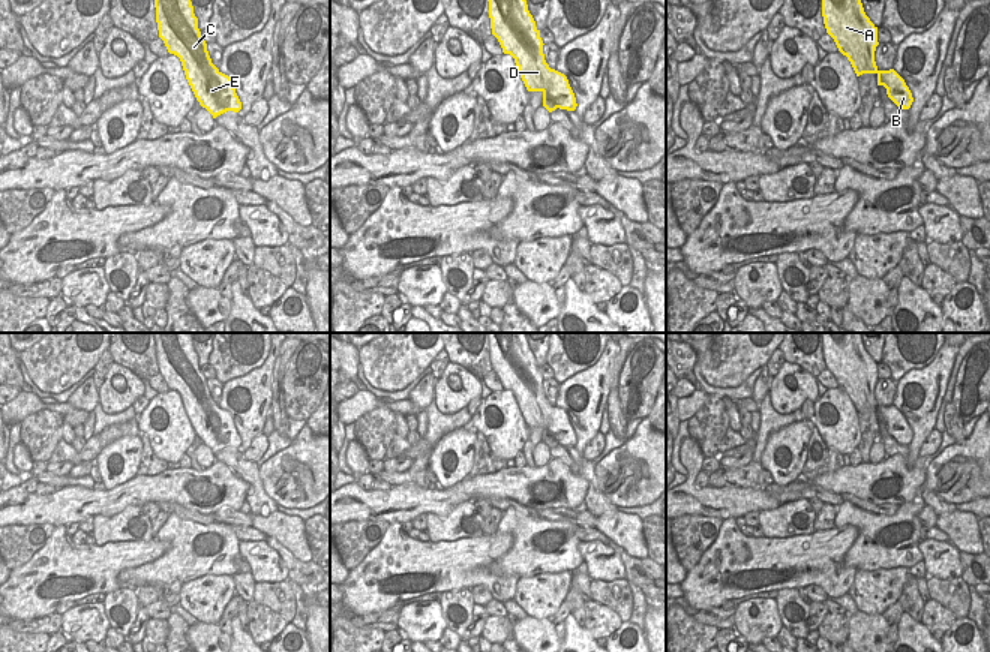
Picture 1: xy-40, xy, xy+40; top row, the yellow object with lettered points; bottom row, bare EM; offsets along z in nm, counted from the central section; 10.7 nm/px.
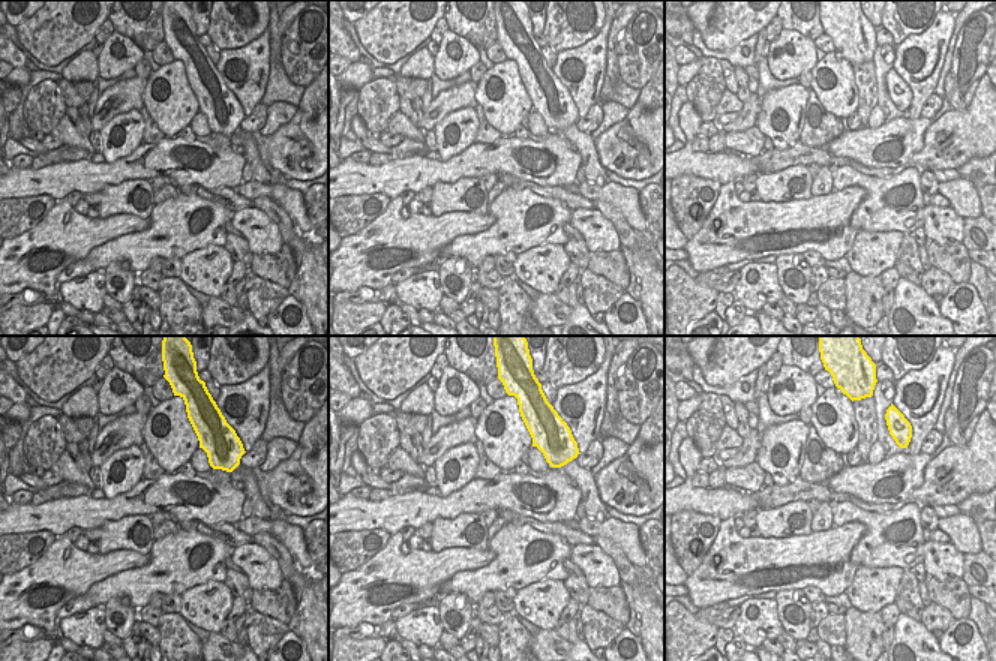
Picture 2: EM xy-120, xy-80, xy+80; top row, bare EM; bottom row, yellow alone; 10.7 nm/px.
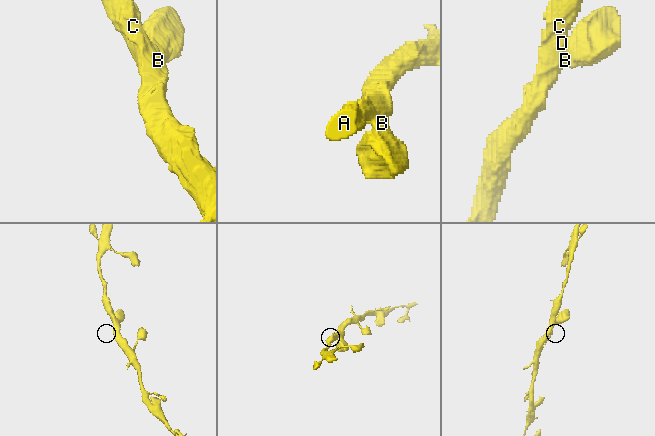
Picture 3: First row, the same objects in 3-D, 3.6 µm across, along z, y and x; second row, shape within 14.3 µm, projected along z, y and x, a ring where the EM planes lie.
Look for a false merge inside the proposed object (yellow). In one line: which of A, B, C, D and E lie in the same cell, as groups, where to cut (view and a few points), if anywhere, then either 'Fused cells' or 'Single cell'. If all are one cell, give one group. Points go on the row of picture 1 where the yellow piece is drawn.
Groups: A B C D E. No split. Single cell

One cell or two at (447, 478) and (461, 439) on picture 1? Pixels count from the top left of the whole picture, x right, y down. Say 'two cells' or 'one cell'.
one cell

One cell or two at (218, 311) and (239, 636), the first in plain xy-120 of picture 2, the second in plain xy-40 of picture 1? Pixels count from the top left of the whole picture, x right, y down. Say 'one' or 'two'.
two

